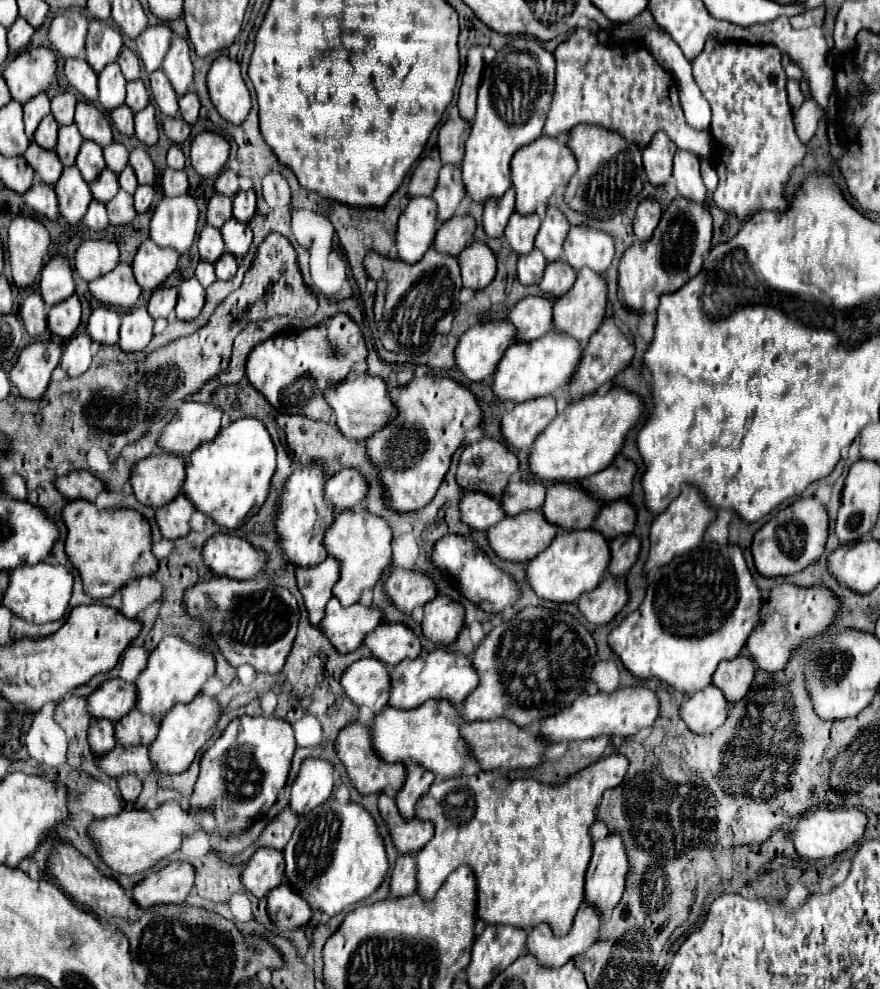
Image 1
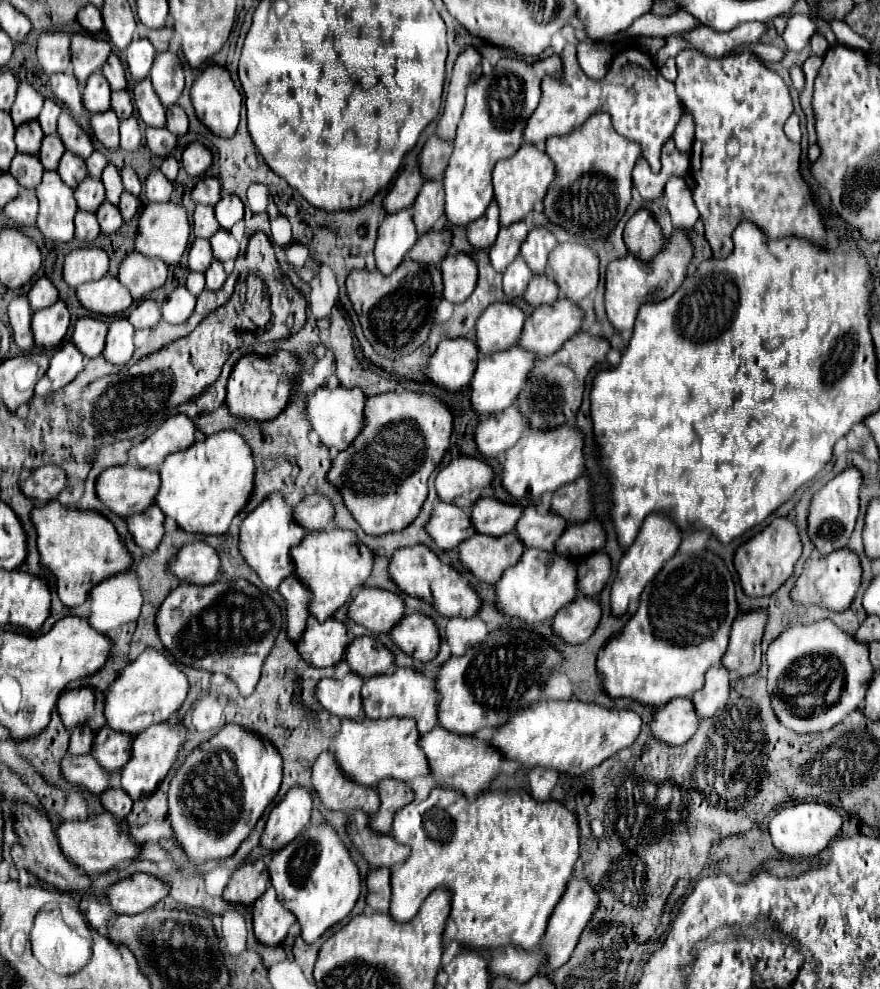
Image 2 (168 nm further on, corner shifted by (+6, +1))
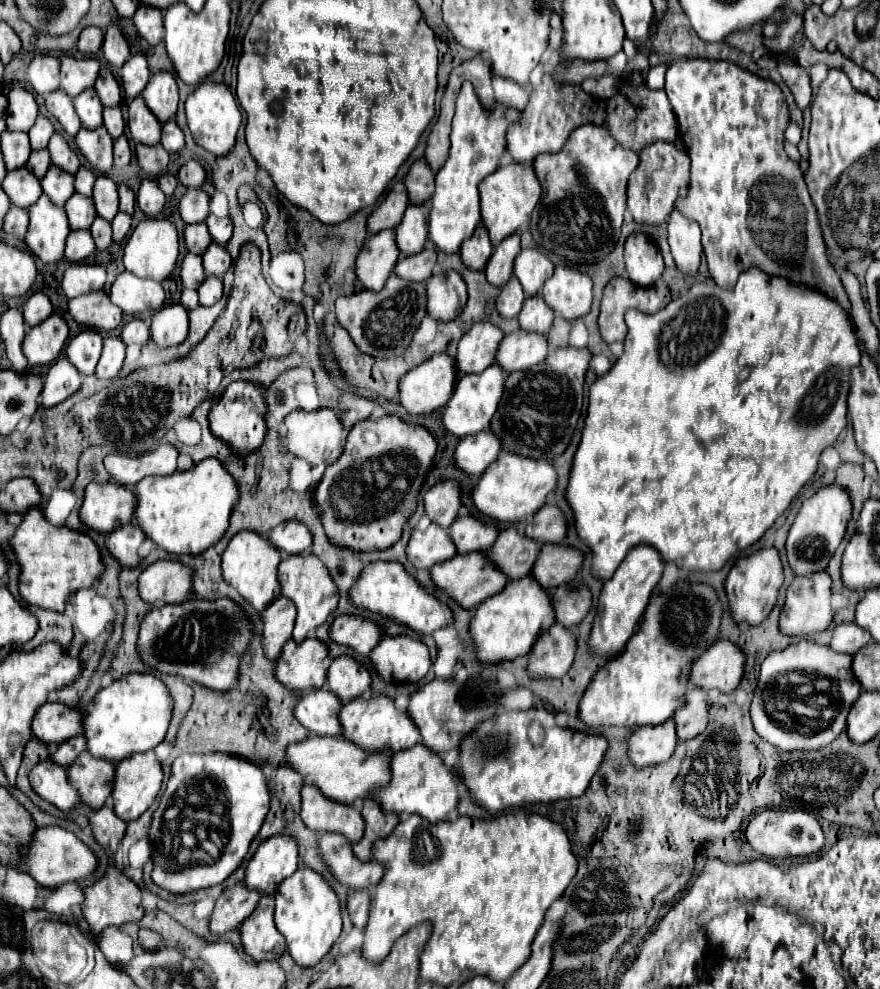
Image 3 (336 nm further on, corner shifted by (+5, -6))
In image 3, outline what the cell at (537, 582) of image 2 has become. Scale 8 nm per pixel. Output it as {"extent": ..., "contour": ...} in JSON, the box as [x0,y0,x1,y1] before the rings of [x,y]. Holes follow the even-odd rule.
{"extent":[470,578,554,664],"contour":[[[520,578],[510,582],[500,594],[484,600],[470,620],[470,636],[474,644],[476,660],[482,664],[498,664],[504,660],[514,660],[530,652],[538,636],[554,624],[554,608],[550,596],[540,588],[534,578]]]}

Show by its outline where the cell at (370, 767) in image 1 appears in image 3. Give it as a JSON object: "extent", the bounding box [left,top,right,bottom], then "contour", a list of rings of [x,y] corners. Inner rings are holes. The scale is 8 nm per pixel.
{"extent":[302,784,364,844],"contour":[[[304,784],[302,786],[302,822],[314,832],[338,832],[344,834],[352,844],[358,842],[364,834],[364,822],[358,810],[348,804],[338,804],[328,800],[318,792],[318,788]]]}

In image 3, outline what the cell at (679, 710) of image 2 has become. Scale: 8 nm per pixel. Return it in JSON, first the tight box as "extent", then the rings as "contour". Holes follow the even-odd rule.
{"extent":[628,720,676,768],"contour":[[[666,720],[658,726],[642,726],[628,738],[628,760],[634,768],[656,766],[672,756],[676,744],[674,720]]]}

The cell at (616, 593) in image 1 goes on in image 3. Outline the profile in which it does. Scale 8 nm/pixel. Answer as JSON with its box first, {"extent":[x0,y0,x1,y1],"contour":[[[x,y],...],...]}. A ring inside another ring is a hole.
{"extent":[528,624,576,678],"contour":[[[552,624],[536,640],[528,654],[528,676],[530,678],[562,678],[576,652],[574,634],[560,624]]]}

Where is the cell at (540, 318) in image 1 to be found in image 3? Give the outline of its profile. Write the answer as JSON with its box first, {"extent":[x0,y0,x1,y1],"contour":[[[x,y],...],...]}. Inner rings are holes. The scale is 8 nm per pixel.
{"extent":[456,322,502,374],"contour":[[[476,322],[460,340],[456,352],[456,370],[460,374],[478,374],[494,364],[494,352],[502,332],[490,322]]]}

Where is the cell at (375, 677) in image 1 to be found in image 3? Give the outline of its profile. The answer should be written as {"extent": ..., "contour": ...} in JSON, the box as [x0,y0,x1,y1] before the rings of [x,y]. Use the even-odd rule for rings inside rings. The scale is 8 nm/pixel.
{"extent":[294,690,342,736],"contour":[[[314,690],[300,694],[294,706],[294,718],[318,736],[340,736],[342,726],[338,724],[338,712],[342,702],[328,690]]]}

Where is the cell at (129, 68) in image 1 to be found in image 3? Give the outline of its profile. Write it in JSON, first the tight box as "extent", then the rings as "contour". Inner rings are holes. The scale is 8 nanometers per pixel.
{"extent":[94,68,120,106],"contour":[[[108,68],[100,70],[98,80],[94,84],[94,90],[98,92],[102,106],[120,106],[120,84]]]}

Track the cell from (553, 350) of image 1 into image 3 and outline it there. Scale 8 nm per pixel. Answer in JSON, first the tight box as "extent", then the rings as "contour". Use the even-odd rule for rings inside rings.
{"extent":[442,366,506,438],"contour":[[[490,366],[486,368],[482,374],[466,374],[460,376],[454,388],[452,398],[446,402],[444,412],[442,412],[442,424],[446,428],[446,432],[462,438],[474,432],[482,432],[490,428],[490,418],[498,408],[498,402],[502,398],[502,386],[506,380],[506,372],[500,366]]]}

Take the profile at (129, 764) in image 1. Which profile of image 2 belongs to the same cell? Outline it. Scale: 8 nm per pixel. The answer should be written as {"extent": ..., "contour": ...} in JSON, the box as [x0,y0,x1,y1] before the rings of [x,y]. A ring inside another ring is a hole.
{"extent":[61,755,117,795],"contour":[[[67,755],[61,763],[61,773],[71,785],[87,789],[97,795],[109,789],[111,779],[117,775],[117,773],[105,773],[105,769],[101,769],[101,765],[93,761],[93,755],[79,755],[79,757]]]}

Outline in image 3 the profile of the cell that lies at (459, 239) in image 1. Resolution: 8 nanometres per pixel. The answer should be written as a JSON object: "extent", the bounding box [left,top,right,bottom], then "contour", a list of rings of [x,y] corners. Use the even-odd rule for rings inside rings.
{"extent":[394,248,436,282],"contour":[[[426,248],[418,254],[400,258],[394,272],[398,278],[402,280],[410,280],[410,282],[424,282],[432,276],[432,270],[436,266],[436,250],[434,248]]]}

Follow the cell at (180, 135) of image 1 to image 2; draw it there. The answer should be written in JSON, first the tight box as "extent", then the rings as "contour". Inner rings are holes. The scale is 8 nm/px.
{"extent":[147,127,177,157],"contour":[[[161,127],[161,129],[147,129],[147,145],[155,155],[167,157],[175,145],[177,145],[177,137],[173,137],[173,133],[169,133],[169,129]]]}

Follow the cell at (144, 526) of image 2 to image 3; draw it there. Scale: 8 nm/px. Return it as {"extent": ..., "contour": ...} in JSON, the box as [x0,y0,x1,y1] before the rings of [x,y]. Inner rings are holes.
{"extent":[106,524,146,566],"contour":[[[128,524],[122,528],[116,528],[114,532],[106,534],[106,550],[110,556],[120,562],[120,566],[138,566],[138,546],[146,540],[144,532],[140,532],[138,526]]]}

